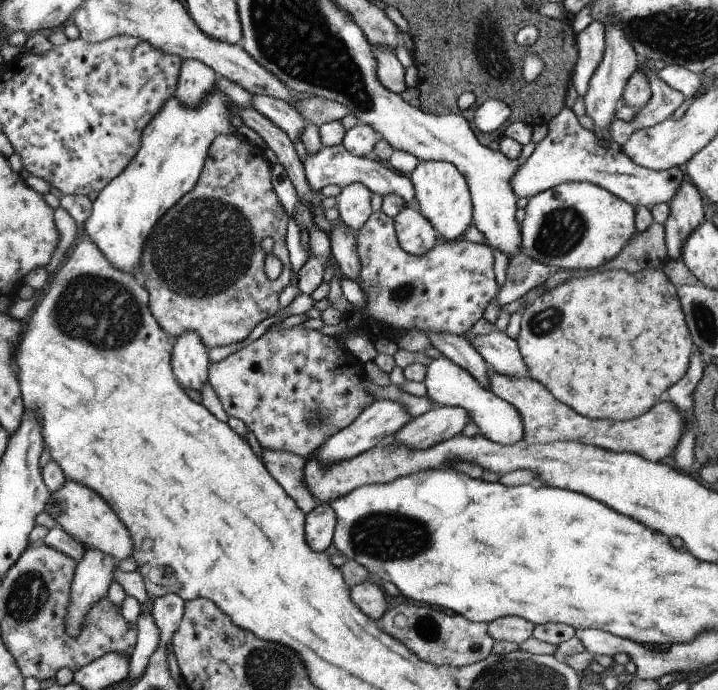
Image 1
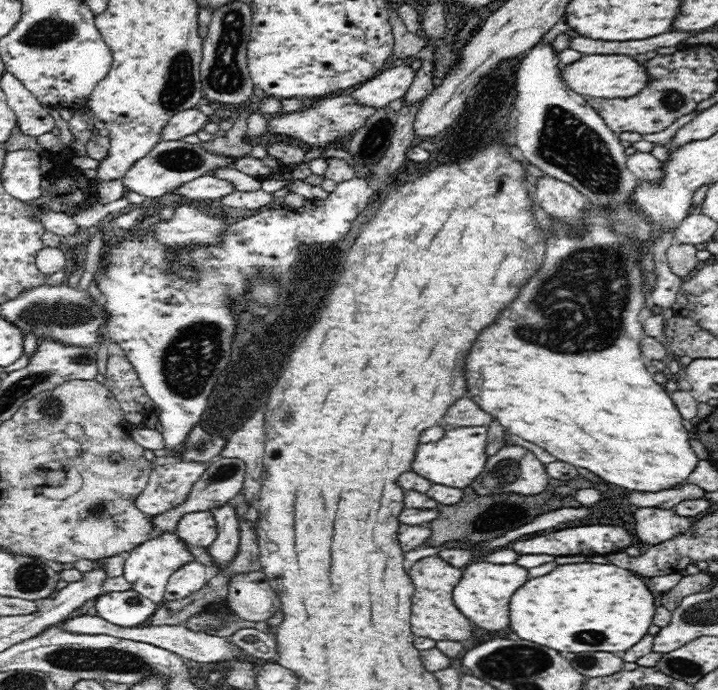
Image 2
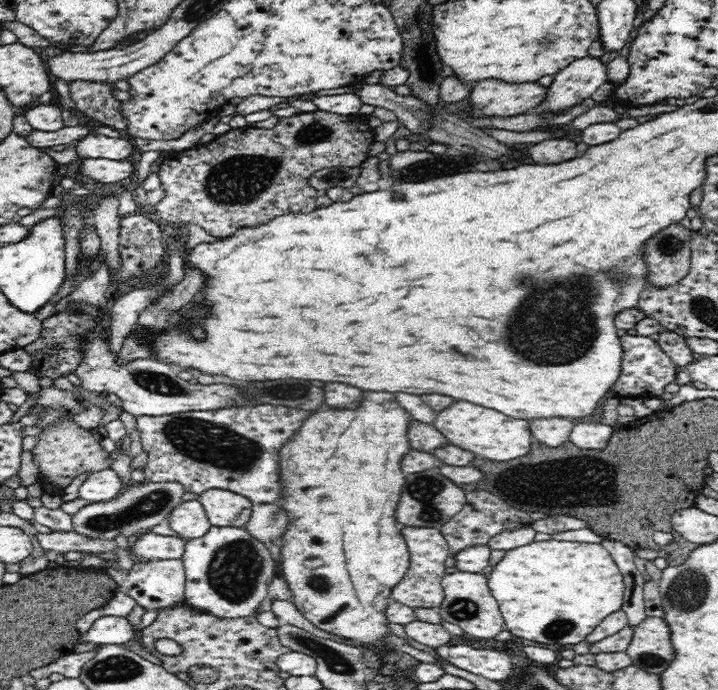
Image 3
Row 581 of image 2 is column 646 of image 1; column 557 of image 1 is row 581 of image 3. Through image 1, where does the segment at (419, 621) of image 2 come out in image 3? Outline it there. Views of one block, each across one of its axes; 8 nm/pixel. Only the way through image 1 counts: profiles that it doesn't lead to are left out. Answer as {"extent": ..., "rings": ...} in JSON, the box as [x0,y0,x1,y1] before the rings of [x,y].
{"extent":[391,526,449,608],"rings":[[[403,526],[400,533],[404,537],[409,550],[409,567],[402,580],[393,586],[391,598],[412,608],[438,608],[445,597],[441,586],[442,577],[446,574],[445,562],[449,548],[444,535],[436,528]]]}

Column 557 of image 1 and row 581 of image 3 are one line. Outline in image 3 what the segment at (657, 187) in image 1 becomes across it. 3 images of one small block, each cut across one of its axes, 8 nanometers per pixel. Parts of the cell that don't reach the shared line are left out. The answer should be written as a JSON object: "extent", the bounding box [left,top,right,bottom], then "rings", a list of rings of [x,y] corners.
{"extent":[104,559,186,611],"rings":[[[181,559],[152,560],[148,562],[136,562],[130,570],[113,569],[106,567],[104,569],[116,583],[118,591],[128,594],[136,604],[145,608],[145,610],[156,609],[161,611],[171,609],[175,604],[184,599],[184,590],[186,586],[186,571]]]}

